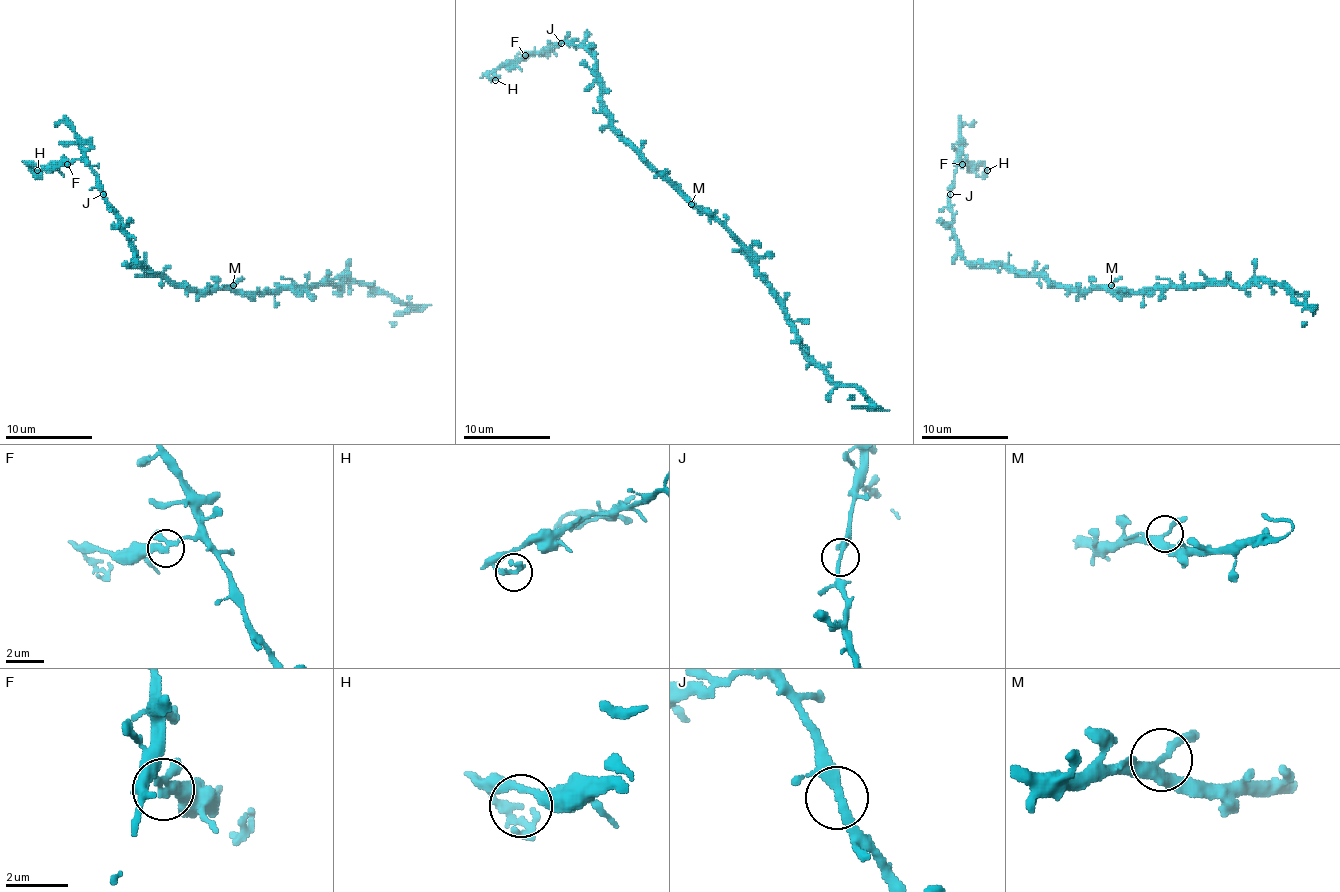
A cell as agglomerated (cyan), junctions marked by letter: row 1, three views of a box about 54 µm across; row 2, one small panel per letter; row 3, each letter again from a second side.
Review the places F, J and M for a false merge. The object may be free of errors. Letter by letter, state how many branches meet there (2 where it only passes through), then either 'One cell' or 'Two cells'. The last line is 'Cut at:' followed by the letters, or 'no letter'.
F: Branches: 3. Two cells
J: Branches: 3. One cell
M: Branches: 3. One cell
Cut at: F

